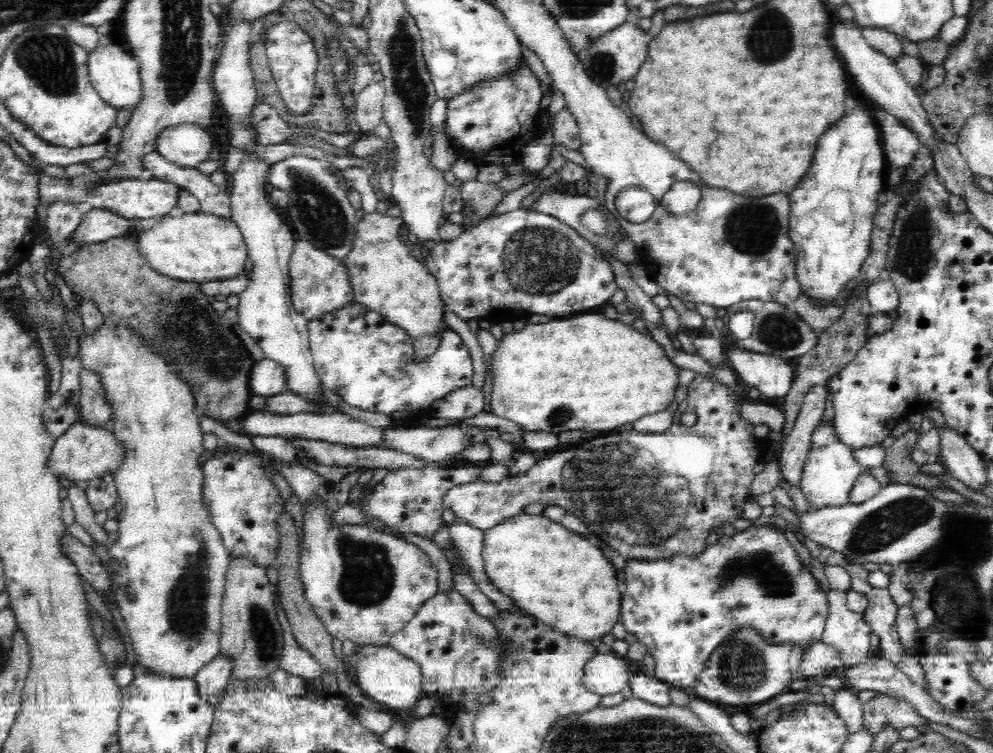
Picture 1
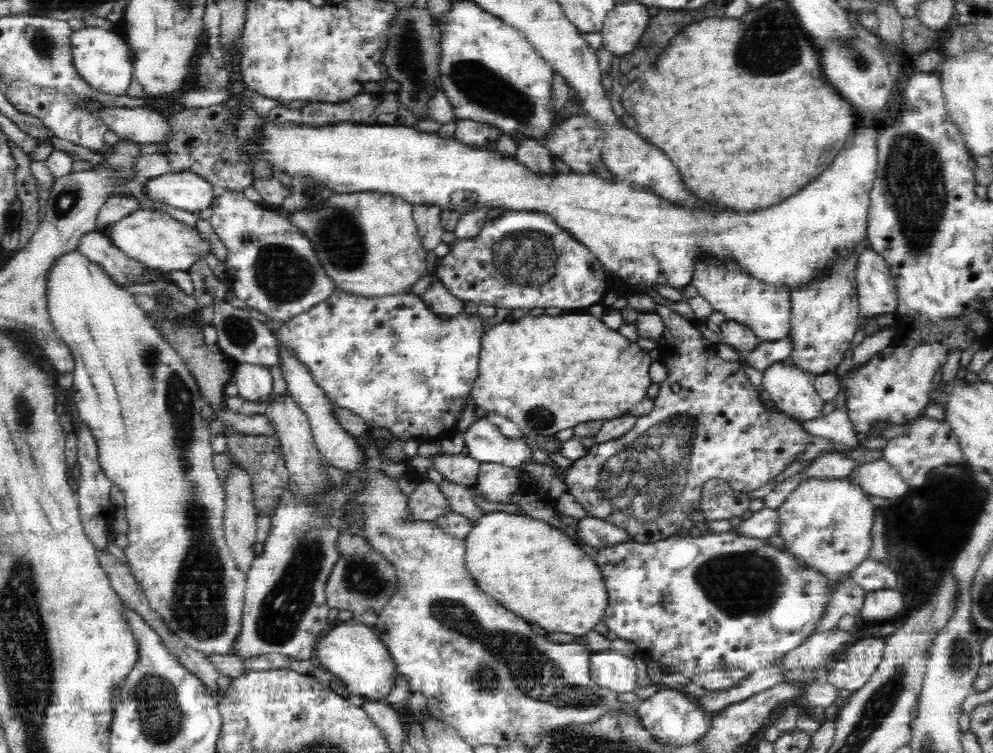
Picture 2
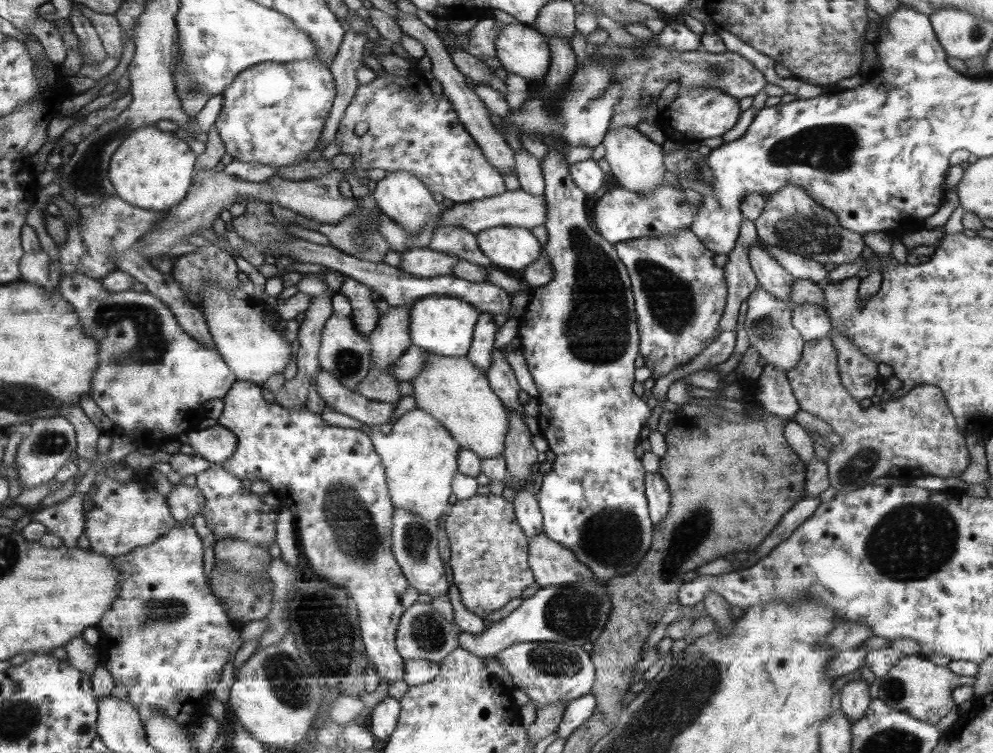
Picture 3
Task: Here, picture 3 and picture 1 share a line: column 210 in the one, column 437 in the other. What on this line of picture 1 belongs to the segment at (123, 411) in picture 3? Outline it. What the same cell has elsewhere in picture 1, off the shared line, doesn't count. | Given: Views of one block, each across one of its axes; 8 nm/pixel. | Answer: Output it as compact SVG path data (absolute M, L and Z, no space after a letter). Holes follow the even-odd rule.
M356 301L334 312L326 312L322 316L312 318L308 321L308 330L310 351L321 386L327 393L333 392L334 395L340 396L353 408L388 416L395 415L396 412L404 412L405 415L406 412L410 412L410 424L413 424L418 416L428 418L426 412L432 406L432 402L459 388L472 385L474 364L470 351L464 345L462 337L454 330L446 329L439 348L422 362L416 362L414 342L403 328L384 320L379 312Z

